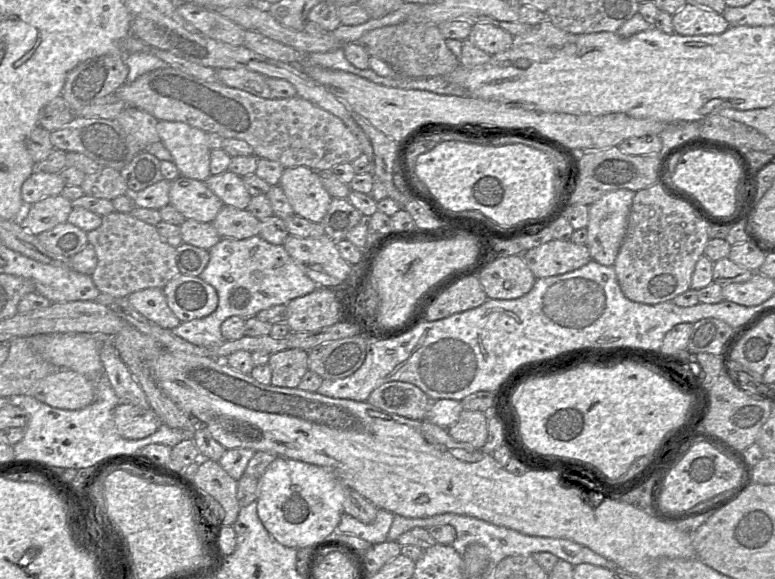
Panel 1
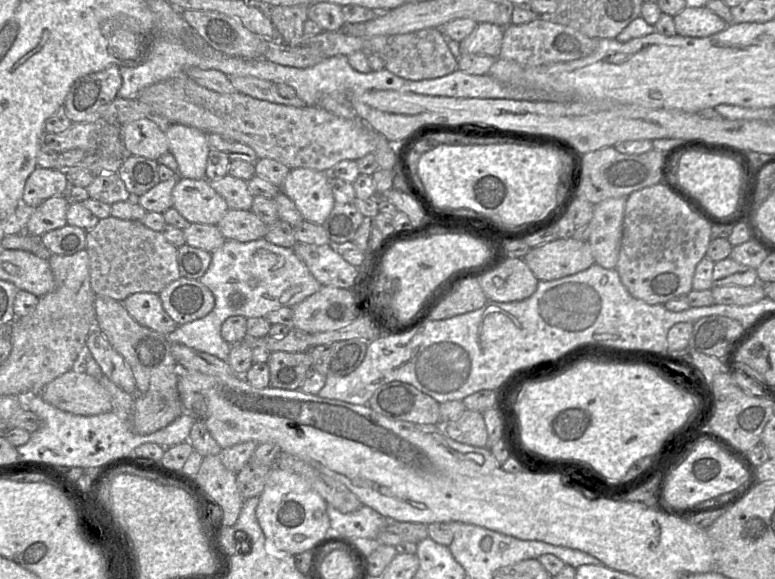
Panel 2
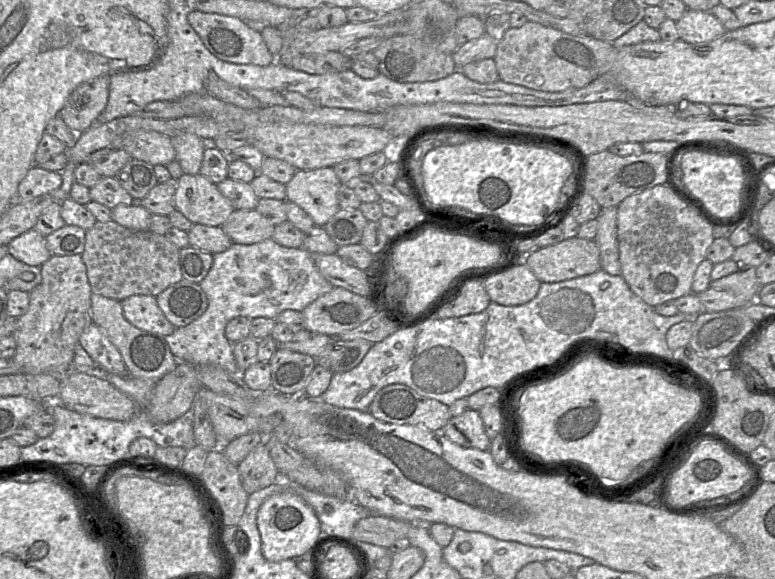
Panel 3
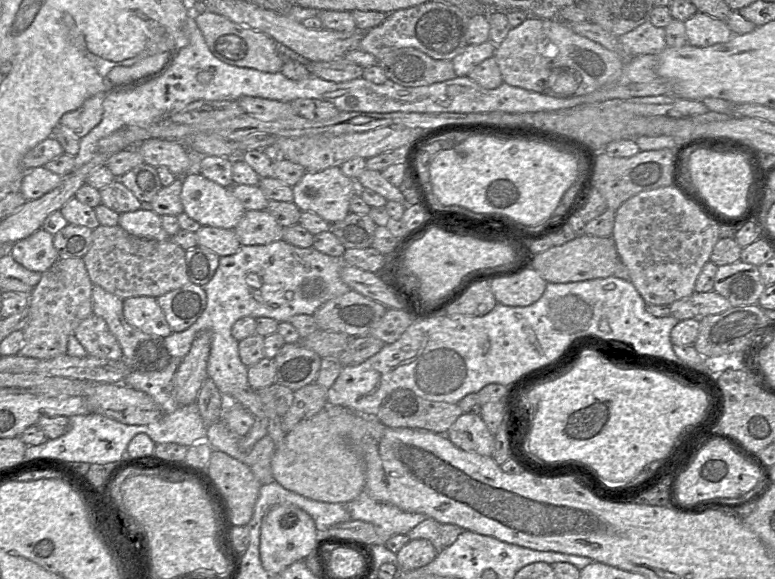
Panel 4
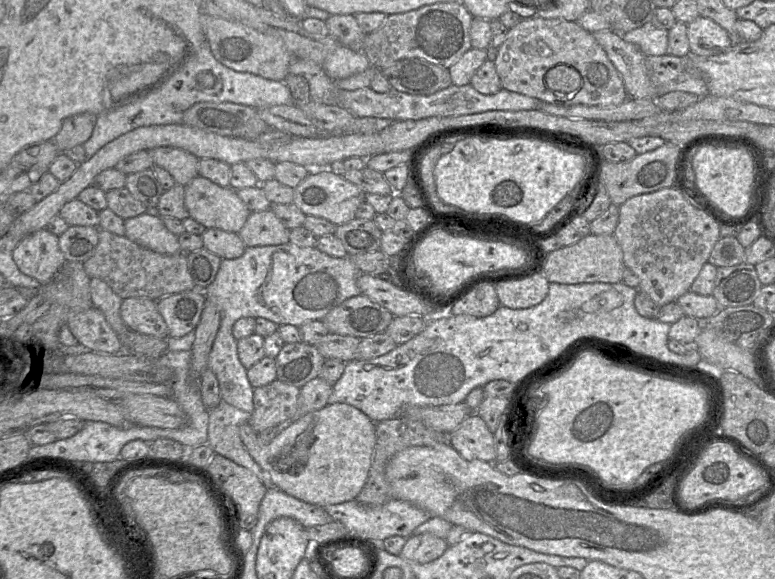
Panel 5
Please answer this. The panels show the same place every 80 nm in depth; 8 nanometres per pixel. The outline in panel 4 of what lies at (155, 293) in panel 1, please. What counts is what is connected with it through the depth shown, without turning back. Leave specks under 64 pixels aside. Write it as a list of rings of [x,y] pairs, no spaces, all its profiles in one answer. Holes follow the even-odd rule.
[[[131,297],[123,300],[123,314],[128,324],[140,331],[162,338],[172,330],[165,315],[153,297]]]

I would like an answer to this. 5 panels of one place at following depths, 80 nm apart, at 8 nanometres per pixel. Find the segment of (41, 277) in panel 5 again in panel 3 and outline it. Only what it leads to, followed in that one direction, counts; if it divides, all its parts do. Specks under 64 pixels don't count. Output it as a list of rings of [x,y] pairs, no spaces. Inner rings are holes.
[[[31,229],[8,244],[8,254],[27,265],[42,266],[52,255],[47,248],[45,237]]]

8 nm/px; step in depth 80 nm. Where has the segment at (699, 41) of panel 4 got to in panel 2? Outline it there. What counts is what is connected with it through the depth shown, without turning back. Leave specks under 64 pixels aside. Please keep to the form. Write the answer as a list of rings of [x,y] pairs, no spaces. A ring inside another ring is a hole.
[[[691,1],[673,20],[676,33],[683,37],[704,38],[727,27],[722,18],[699,1]]]

